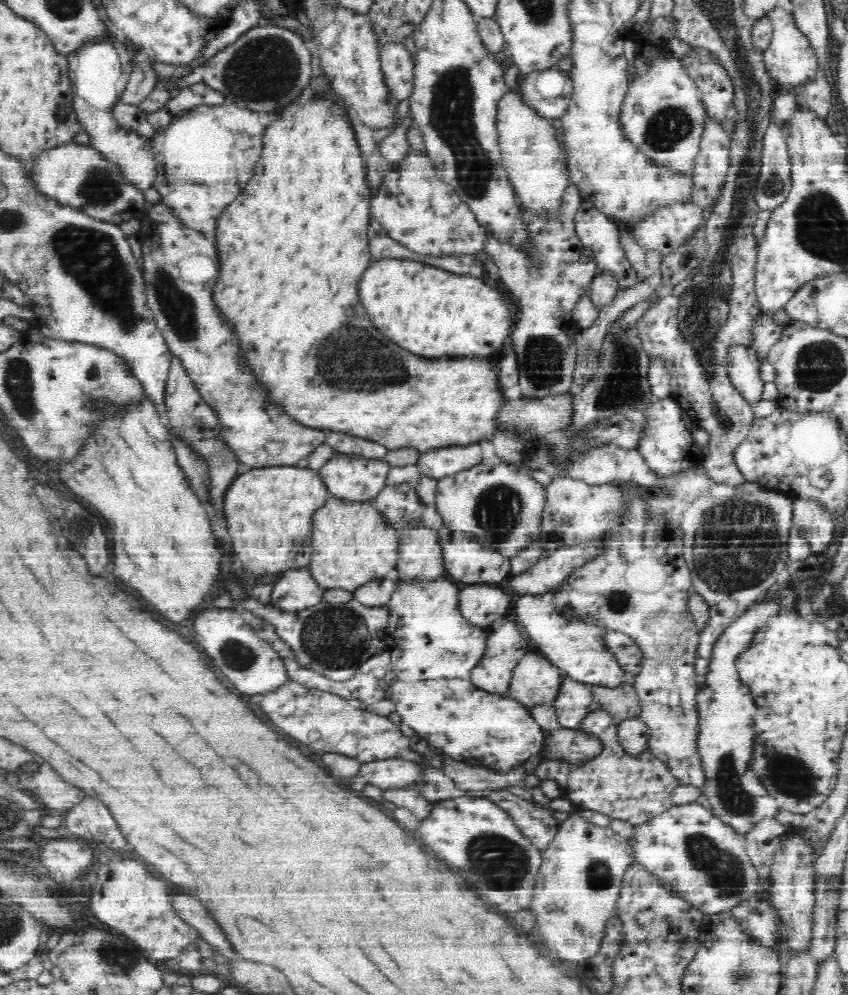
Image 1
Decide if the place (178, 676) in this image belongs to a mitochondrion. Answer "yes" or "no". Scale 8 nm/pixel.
no

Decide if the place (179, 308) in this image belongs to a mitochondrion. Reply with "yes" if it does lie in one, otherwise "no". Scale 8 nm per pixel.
yes

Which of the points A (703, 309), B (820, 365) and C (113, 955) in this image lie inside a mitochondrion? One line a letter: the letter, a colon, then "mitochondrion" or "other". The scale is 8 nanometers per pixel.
A: mitochondrion
B: mitochondrion
C: mitochondrion

